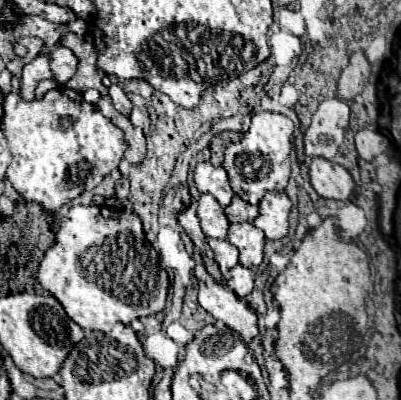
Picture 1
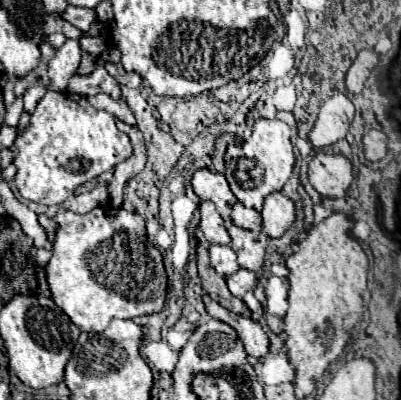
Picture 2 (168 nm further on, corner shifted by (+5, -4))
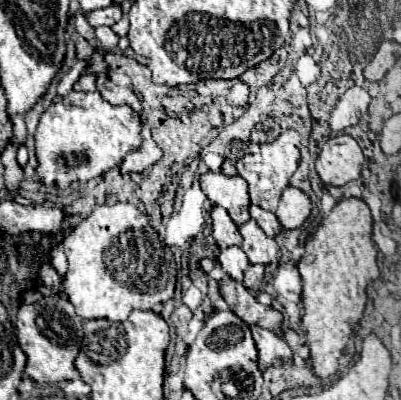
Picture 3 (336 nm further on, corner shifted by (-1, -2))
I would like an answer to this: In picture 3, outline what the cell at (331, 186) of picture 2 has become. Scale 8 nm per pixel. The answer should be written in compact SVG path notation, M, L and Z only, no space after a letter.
M340 134L328 138L322 146L316 160L316 170L324 184L344 186L346 182L360 178L360 162L364 162L364 154L358 142L348 134Z

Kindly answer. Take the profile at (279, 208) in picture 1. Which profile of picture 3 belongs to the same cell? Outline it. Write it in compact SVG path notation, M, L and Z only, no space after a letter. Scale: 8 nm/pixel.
M288 186L282 190L282 198L276 210L278 220L282 222L284 230L292 230L292 228L300 228L304 224L304 220L310 216L310 198L306 192L302 192L300 188Z

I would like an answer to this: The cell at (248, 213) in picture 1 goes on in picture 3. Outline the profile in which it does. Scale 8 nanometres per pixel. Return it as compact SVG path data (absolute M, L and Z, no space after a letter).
M250 206L250 216L258 222L258 226L270 236L270 238L274 238L276 234L280 234L284 228L282 228L282 224L278 222L278 218L276 218L276 214L272 214L272 212L268 212L268 210L262 210L260 206Z

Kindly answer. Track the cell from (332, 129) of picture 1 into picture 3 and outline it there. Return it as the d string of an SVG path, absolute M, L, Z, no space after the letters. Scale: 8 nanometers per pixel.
M352 86L350 90L346 90L330 116L330 128L338 132L354 126L358 122L358 112L366 112L370 100L370 94L362 86Z

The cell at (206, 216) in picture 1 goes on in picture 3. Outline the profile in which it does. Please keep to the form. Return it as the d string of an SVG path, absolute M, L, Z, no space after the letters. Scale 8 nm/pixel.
M214 206L210 216L212 216L212 236L220 248L242 244L242 236L238 232L238 226L232 222L232 218L228 216L228 212L224 208Z

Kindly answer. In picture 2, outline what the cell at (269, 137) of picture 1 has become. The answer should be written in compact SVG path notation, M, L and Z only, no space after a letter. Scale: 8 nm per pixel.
M258 118L252 128L252 136L242 146L228 146L226 156L226 180L234 196L254 210L262 210L262 202L268 194L282 190L294 168L294 150L290 144L290 128L280 120Z

